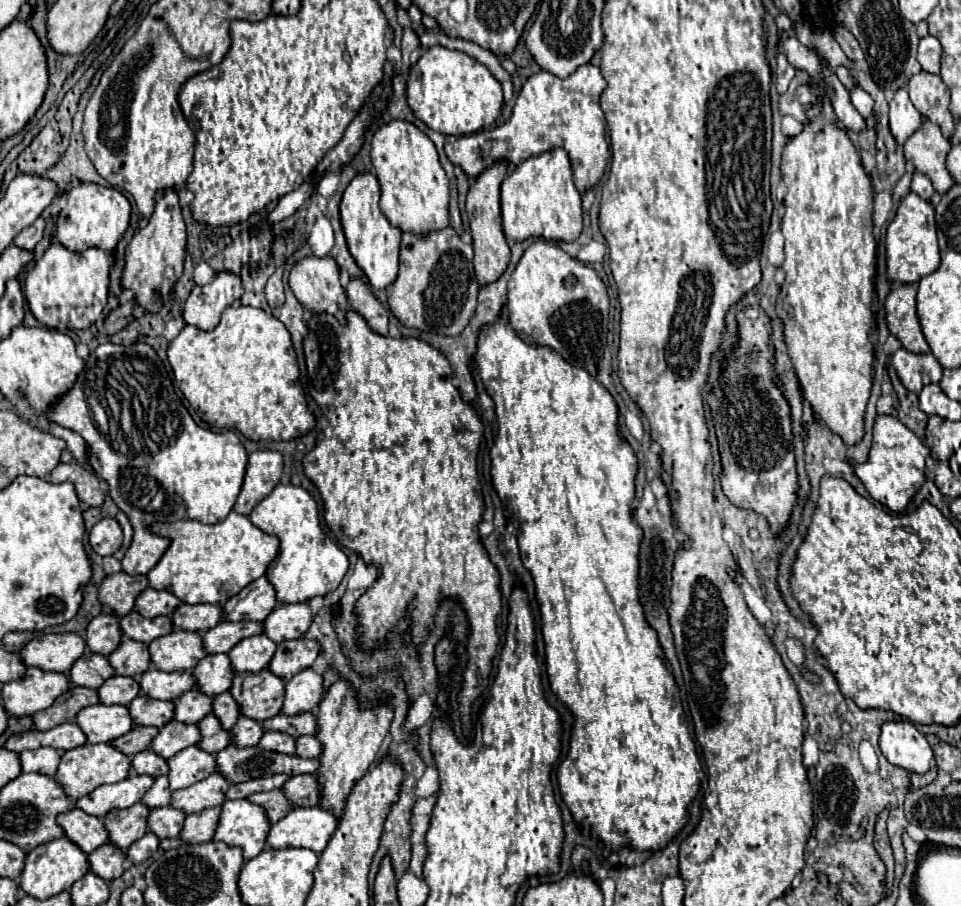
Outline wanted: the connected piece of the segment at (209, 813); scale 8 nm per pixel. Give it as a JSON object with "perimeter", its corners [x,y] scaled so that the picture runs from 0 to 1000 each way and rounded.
{"perimeter":[[[228,891],[199,897],[193,902],[186,924],[195,930],[217,930],[224,922],[226,906],[228,906]]]}

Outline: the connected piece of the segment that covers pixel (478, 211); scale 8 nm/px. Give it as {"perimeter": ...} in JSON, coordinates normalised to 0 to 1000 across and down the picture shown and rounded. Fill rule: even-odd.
{"perimeter":[[[523,178],[515,180],[511,187],[503,189],[496,195],[496,200],[490,204],[488,215],[486,215],[486,237],[488,237],[490,259],[492,259],[492,275],[494,275],[492,295],[494,295],[494,306],[501,317],[511,315],[511,310],[515,310],[515,306],[519,306],[519,301],[528,297],[528,288],[532,284],[530,270],[521,251],[521,226],[519,226],[519,209],[521,209],[525,193],[528,193],[528,180]]]}

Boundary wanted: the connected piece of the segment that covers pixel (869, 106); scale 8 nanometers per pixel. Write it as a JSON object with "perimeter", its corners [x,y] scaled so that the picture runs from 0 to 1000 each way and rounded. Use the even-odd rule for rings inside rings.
{"perimeter":[[[894,94],[886,100],[886,109],[888,109],[890,118],[894,120],[894,125],[896,125],[900,131],[906,129],[906,125],[908,125],[908,109],[906,109]]]}

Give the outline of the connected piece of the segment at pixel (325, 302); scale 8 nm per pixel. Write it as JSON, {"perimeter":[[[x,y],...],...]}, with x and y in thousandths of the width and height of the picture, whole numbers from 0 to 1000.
{"perimeter":[[[317,284],[317,286],[313,286],[301,304],[301,317],[307,323],[309,332],[315,339],[319,339],[322,343],[326,343],[328,348],[342,345],[342,348],[351,350],[355,357],[359,357],[363,334],[361,334],[361,328],[359,328],[355,312],[353,312],[353,295],[344,284]]]}

